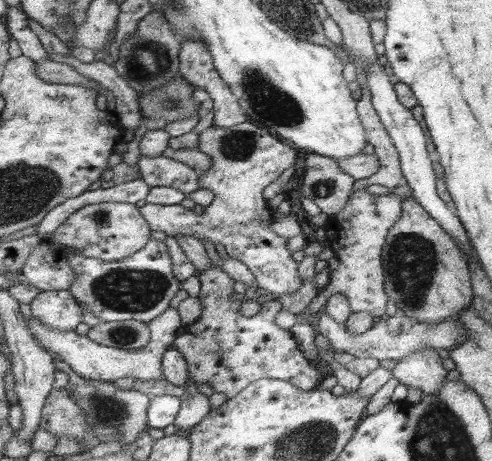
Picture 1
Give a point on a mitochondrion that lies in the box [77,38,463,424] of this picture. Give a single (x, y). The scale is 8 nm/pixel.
(413, 260)

